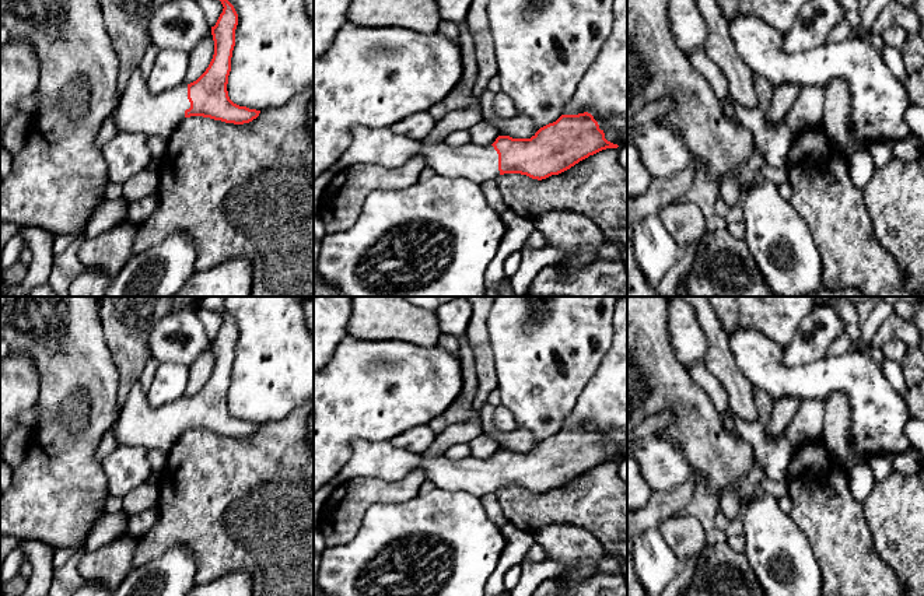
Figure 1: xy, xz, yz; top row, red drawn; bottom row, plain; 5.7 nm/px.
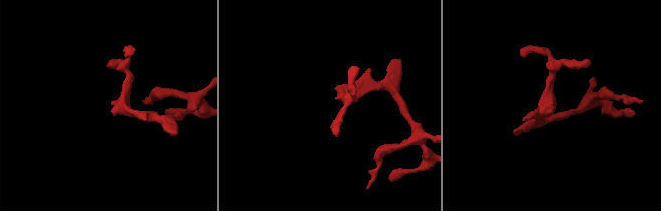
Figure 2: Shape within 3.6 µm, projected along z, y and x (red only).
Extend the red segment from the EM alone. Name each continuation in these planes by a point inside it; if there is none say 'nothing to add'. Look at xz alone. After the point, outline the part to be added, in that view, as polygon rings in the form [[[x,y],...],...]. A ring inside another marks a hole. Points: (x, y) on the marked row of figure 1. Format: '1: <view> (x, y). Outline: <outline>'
1: xz (382, 146). Outline: [[[356,126],[346,152],[330,169],[314,179],[314,214],[318,213],[325,189],[344,168],[354,164],[375,164],[393,169],[416,155],[423,155],[437,176],[465,178],[482,185],[500,175],[498,154],[493,146],[424,144],[421,140],[395,133],[391,127]]]

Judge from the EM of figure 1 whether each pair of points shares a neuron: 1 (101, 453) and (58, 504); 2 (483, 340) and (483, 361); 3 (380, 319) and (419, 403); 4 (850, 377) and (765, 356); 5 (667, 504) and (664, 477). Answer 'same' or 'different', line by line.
1: different
2: same
3: different
4: same
5: different

